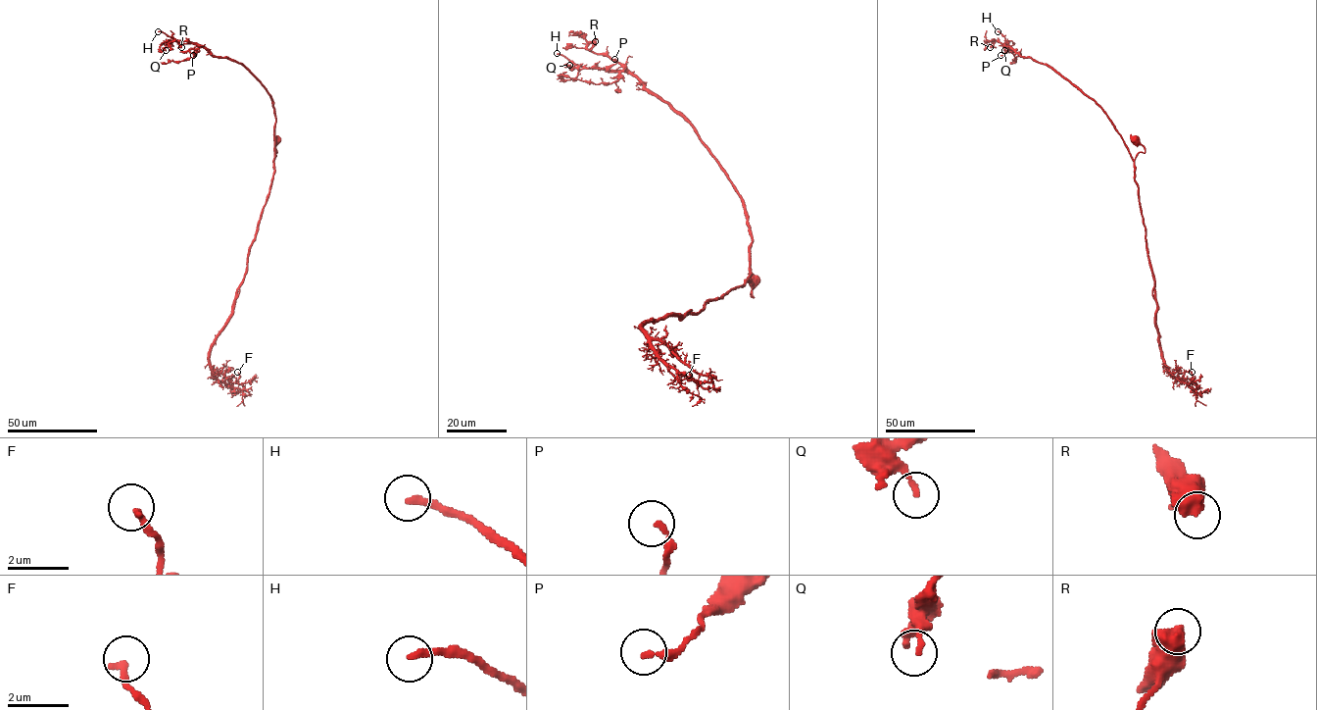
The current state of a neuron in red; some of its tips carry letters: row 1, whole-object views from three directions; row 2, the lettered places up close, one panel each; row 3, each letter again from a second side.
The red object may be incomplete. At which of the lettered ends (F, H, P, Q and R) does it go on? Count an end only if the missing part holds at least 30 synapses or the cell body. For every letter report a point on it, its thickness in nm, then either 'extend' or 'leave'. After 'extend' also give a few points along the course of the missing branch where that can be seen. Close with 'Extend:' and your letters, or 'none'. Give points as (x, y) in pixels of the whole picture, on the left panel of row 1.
F: place (237, 372); calibre 220 nm; leave
H: place (158, 31); calibre 240 nm; extend; course (158, 31), (141, 34)
P: place (193, 55); calibre 220 nm; leave
Q: place (166, 50); calibre 160 nm; leave
R: place (181, 47); calibre 650 nm; leave
Extend: H

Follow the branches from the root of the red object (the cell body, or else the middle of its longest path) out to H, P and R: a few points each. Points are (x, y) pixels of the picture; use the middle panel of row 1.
H: (755, 281), (753, 297), (749, 278), (752, 232), (743, 198), (695, 129), (629, 74), (585, 69), (557, 53)
P: (755, 281), (753, 297), (749, 278), (752, 232), (742, 196), (688, 122), (628, 72), (609, 72), (614, 59)
R: (755, 281), (753, 297), (751, 227), (729, 177), (695, 129), (667, 103), (621, 65), (590, 49), (595, 41)

